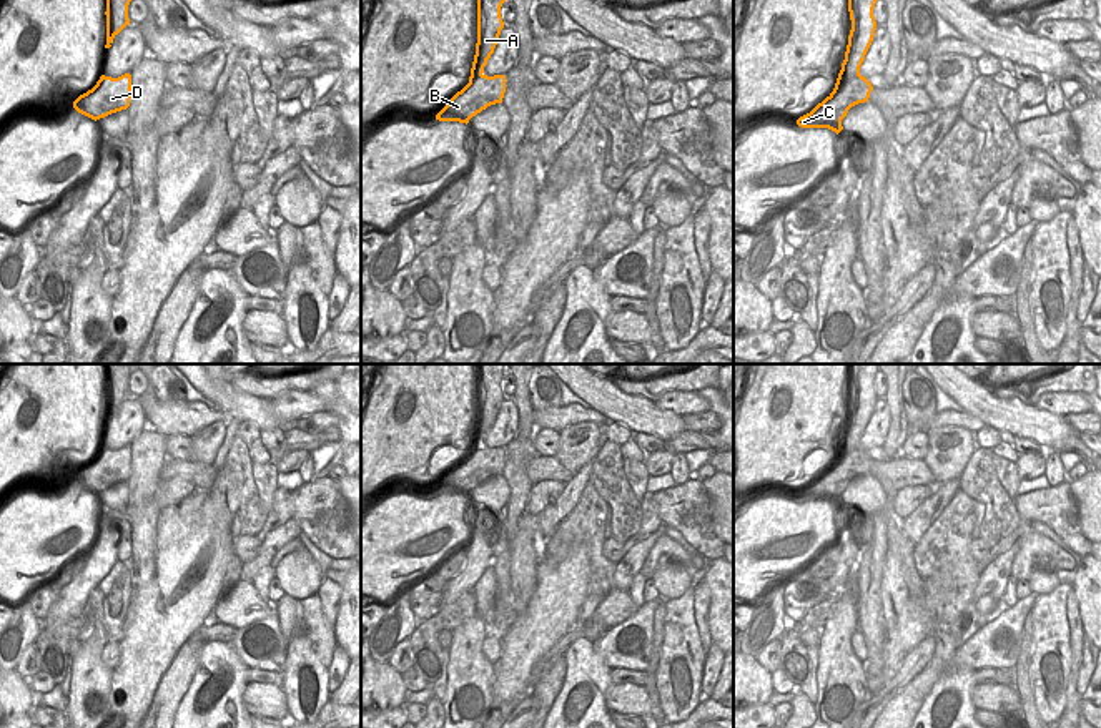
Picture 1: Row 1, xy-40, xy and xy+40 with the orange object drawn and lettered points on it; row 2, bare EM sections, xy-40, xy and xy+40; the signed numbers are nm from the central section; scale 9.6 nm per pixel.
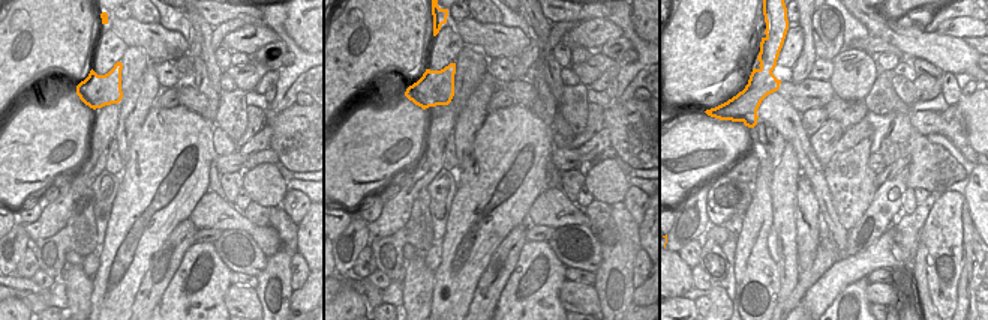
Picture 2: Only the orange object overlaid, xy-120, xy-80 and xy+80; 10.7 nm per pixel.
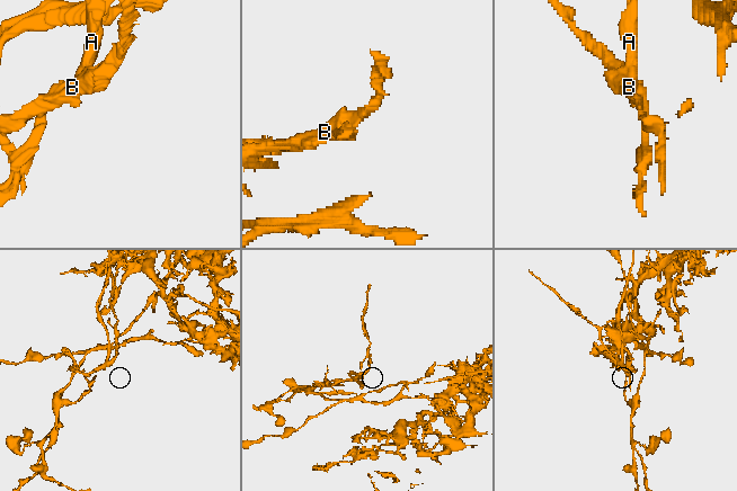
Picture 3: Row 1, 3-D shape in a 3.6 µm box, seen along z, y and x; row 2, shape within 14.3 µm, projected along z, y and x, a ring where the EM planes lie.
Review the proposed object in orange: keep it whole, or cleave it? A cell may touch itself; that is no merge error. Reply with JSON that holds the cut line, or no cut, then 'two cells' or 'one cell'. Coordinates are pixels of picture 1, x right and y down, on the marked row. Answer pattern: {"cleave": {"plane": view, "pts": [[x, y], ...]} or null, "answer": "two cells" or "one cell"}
{"cleave": {"plane": "xy+40", "pts": [[839, 73], [849, 80], [860, 75]]}, "answer": "two cells"}

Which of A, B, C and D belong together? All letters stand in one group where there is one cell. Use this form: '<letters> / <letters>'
A / B C D

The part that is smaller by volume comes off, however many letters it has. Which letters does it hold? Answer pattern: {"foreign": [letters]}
{"foreign": ["A"]}

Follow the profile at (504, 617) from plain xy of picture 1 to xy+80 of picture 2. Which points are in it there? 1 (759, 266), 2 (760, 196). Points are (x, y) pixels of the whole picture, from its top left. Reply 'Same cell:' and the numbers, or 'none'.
Same cell: none

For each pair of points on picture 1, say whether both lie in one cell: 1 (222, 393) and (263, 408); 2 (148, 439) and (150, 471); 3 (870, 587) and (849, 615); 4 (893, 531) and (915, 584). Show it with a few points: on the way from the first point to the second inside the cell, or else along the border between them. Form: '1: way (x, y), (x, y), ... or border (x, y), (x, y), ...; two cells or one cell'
1: way (232, 399), (241, 406), (253, 408); one cell
2: way (148, 447), (148, 462); one cell
3: border (855, 577), (859, 622); two cells
4: way (898, 544), (905, 552), (910, 570); one cell

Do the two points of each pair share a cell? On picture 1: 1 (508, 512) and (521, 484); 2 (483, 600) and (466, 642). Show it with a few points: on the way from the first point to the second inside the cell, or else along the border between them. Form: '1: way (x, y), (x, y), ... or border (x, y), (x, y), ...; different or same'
1: way (514, 506), (519, 491); same
2: border (476, 614), (484, 624); different

